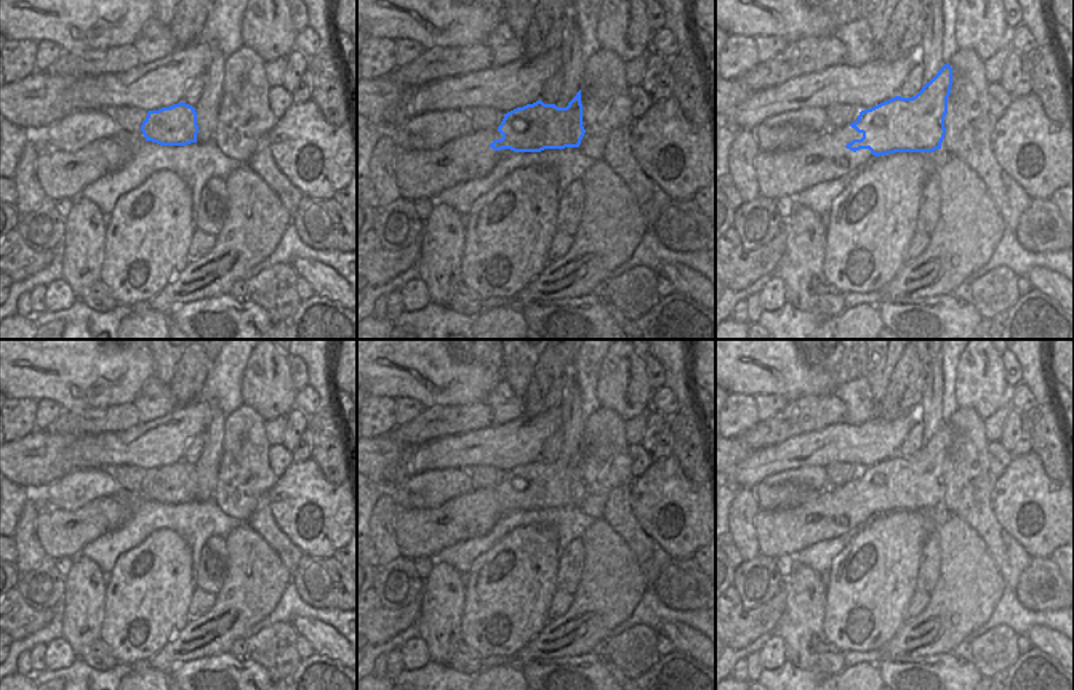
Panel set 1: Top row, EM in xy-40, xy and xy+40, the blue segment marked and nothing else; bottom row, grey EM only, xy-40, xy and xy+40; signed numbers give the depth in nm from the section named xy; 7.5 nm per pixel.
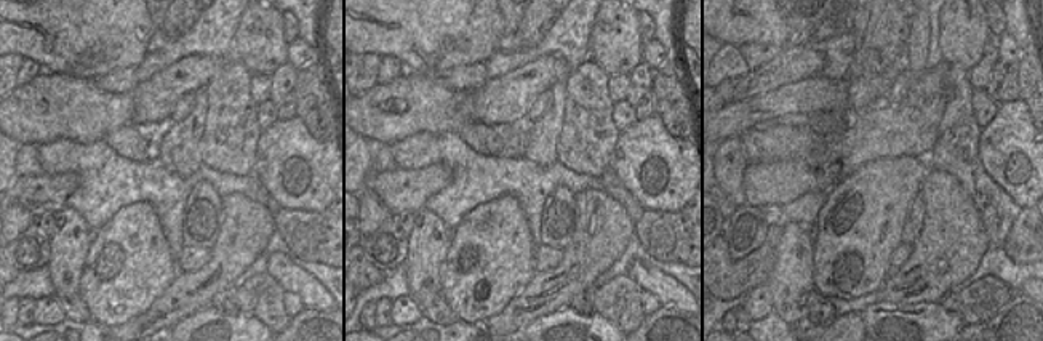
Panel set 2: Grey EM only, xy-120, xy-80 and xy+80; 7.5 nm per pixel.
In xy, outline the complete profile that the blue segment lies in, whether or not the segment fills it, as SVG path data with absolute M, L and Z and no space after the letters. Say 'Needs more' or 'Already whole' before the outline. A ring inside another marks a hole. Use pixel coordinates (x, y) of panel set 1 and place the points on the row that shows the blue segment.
Needs more. M581 90L567 107L541 99L517 107L495 130L475 130L440 149L403 149L394 171L402 199L435 199L442 191L491 173L504 154L579 147L583 126Z

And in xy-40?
Already whole. M178 102L158 110L149 110L141 125L146 141L160 146L187 146L197 142L197 112L195 107Z

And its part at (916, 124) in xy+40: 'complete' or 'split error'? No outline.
split error

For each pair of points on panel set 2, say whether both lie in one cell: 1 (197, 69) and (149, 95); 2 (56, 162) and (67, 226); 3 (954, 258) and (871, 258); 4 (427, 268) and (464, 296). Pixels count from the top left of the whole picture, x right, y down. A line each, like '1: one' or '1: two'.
1: one
2: two
3: two
4: two

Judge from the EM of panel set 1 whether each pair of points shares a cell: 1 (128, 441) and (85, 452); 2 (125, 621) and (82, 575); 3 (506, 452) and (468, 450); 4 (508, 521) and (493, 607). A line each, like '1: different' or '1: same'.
1: different
2: different
3: same
4: different

